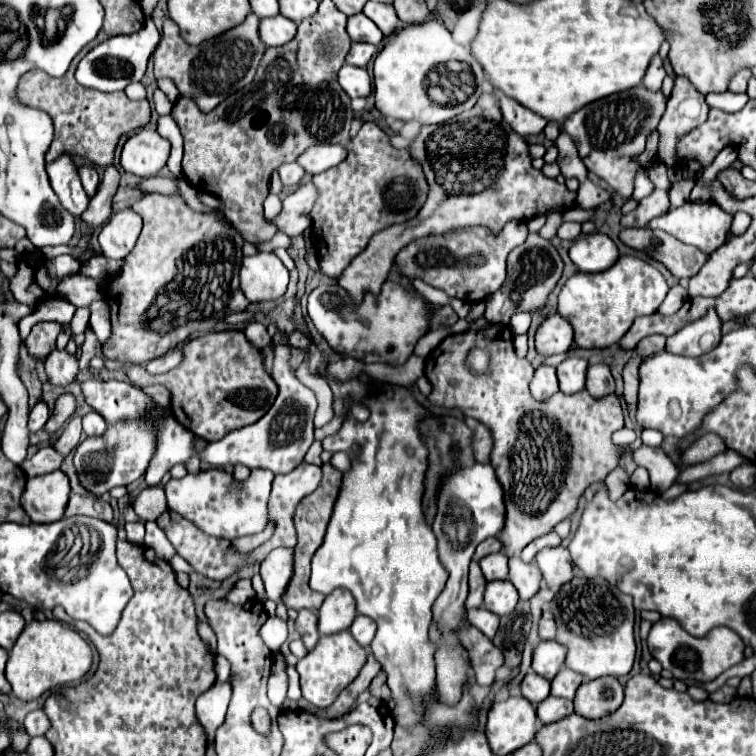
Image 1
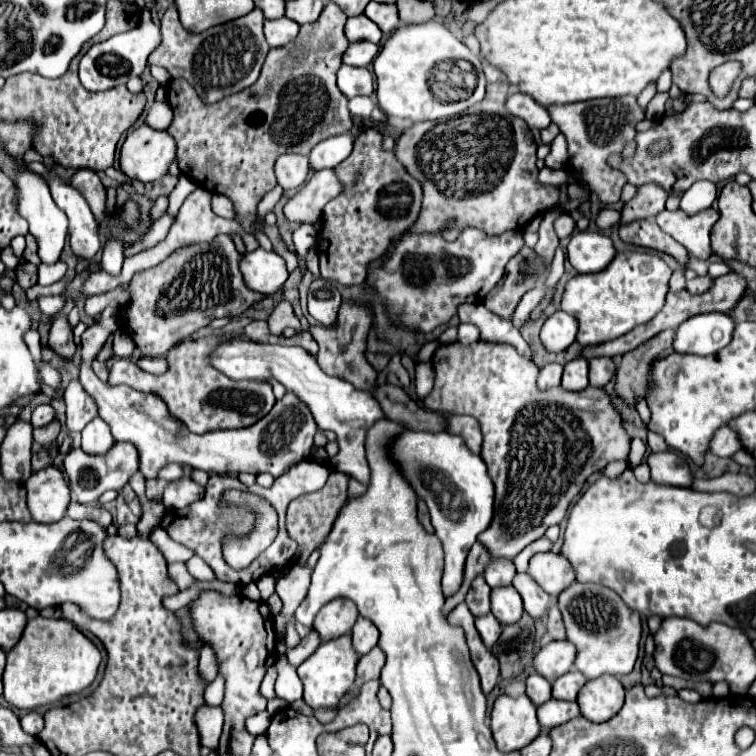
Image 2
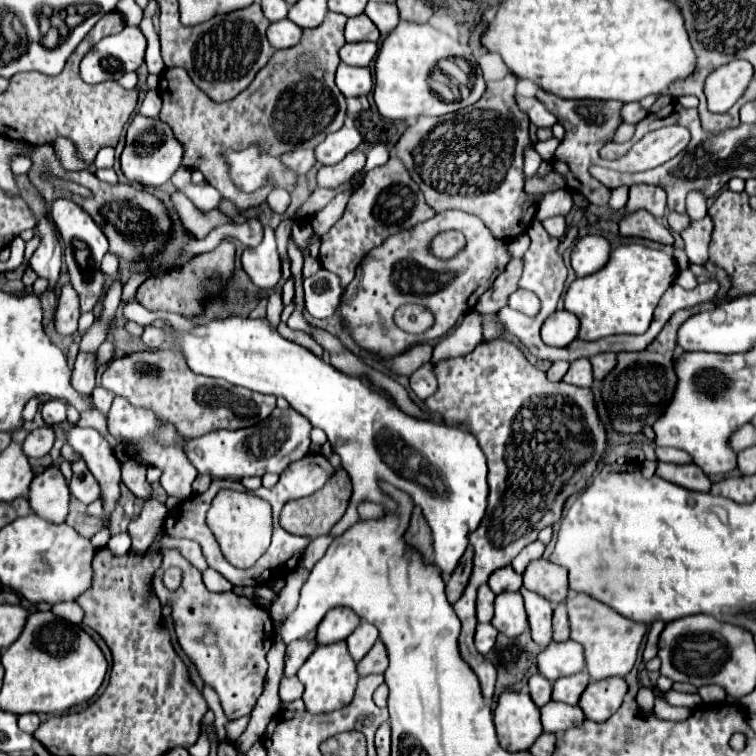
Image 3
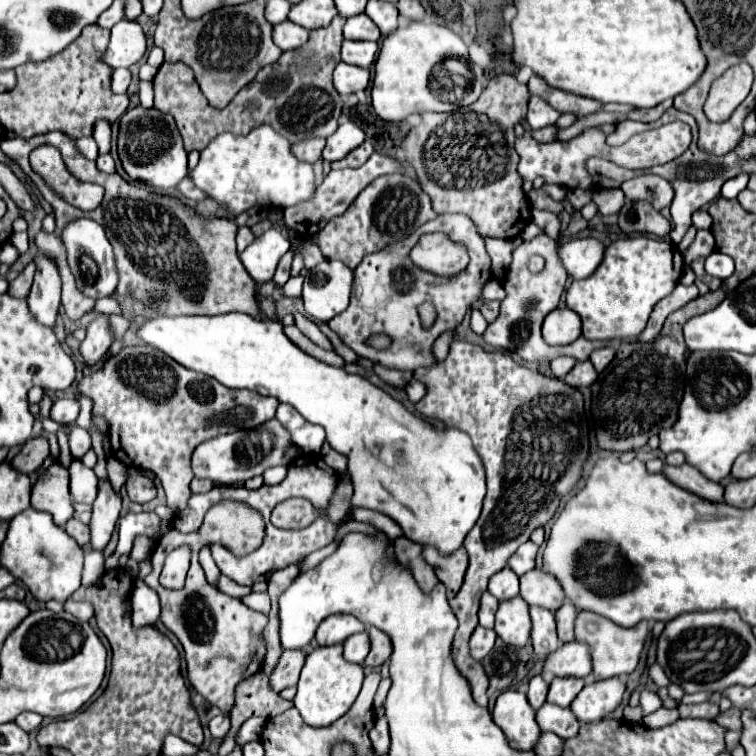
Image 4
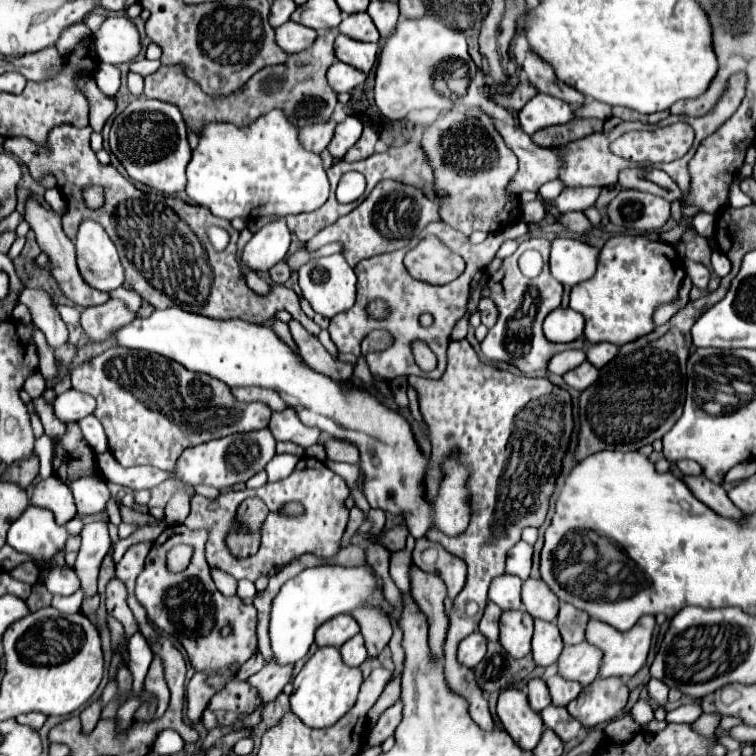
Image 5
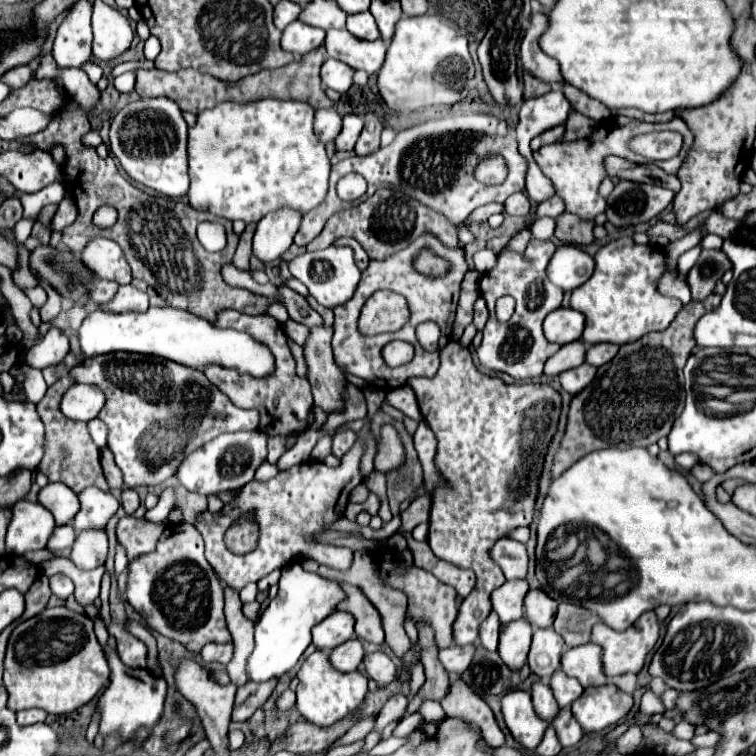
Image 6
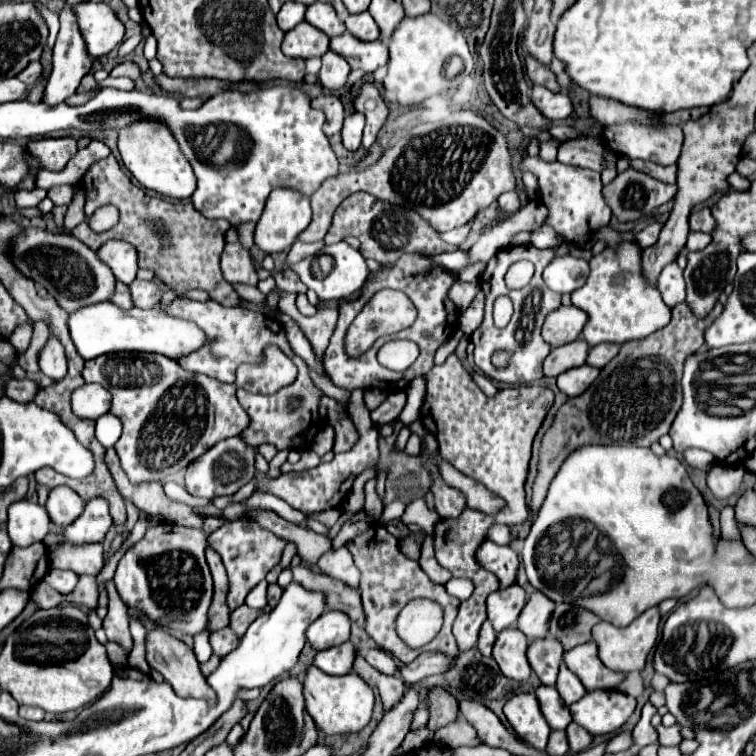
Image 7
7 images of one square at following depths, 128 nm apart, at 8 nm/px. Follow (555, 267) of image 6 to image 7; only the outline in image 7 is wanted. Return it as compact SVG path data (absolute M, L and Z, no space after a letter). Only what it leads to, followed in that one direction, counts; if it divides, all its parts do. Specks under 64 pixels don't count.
M556 256L544 270L544 282L552 292L570 294L586 284L588 260L568 256Z

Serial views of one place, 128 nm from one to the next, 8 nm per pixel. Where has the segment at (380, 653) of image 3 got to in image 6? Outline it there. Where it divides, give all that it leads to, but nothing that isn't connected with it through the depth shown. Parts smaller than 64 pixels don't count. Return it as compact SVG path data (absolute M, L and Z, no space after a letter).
M340 582L340 586L346 592L346 598L336 608L350 612L356 618L356 634L360 638L374 642L374 644L382 644L384 642L384 630L380 624L378 610L362 594L362 590L358 586L352 586L348 582Z

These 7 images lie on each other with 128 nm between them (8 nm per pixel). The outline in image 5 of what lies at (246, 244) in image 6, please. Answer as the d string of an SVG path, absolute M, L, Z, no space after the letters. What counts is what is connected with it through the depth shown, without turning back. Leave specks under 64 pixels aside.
M246 270L244 276L246 276L246 284L248 284L256 294L268 294L268 292L270 292L270 284L268 284L260 274Z

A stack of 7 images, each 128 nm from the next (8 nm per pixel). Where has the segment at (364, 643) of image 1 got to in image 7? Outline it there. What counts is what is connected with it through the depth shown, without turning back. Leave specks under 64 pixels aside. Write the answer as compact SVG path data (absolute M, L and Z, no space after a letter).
M352 642L322 650L314 658L314 666L332 676L344 676L352 670L352 662L356 656L356 646Z

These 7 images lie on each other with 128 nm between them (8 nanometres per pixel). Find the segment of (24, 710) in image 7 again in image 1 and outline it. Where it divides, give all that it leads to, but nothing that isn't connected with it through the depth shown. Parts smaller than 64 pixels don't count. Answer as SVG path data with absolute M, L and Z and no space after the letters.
M34 710L26 716L24 720L24 728L30 736L44 736L46 730L50 728L50 720L42 710Z

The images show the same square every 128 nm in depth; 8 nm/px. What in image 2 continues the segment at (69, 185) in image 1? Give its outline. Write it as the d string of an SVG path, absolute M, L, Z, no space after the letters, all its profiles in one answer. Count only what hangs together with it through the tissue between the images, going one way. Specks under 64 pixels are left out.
M30 162L27 168L49 179L49 188L52 188L52 198L60 210L68 216L68 244L72 252L90 262L102 250L102 236L96 218L90 212L90 206L80 196L78 190L62 182L49 167L40 162Z

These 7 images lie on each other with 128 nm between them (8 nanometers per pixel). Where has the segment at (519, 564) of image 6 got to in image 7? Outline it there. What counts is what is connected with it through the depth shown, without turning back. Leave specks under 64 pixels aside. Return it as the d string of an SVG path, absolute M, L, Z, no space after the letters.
M484 540L476 550L478 564L492 572L502 586L510 586L518 570L518 554L510 546L498 546L490 540Z

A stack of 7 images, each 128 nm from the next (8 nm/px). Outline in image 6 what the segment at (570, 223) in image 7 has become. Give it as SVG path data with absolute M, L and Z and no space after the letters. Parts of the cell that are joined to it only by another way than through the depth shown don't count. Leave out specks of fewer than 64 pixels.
M620 118L620 122L614 126L614 122L604 122L596 128L596 132L592 134L592 138L588 140L576 140L576 142L566 142L566 144L548 144L548 146L542 146L538 152L534 152L534 160L536 164L540 166L542 174L554 184L554 192L556 196L560 196L566 204L566 210L568 214L574 214L582 220L594 220L598 214L602 214L606 210L606 200L598 194L598 189L602 178L604 178L604 168L602 168L602 160L604 156L622 156L622 158L628 158L630 162L636 162L636 164L644 164L644 162L650 162L650 160L644 160L640 154L632 152L628 148L628 142L634 138L634 136L640 136L640 134L646 134L646 132L662 132L662 130L672 130L672 132L680 132L684 136L684 144L682 144L682 150L676 158L672 160L660 160L656 162L656 166L660 166L662 170L670 172L670 174L676 174L676 170L680 168L690 144L692 144L692 134L688 130L688 126L680 120L680 118L674 118L666 124L646 124L646 122L640 122L640 120L634 120L634 118Z

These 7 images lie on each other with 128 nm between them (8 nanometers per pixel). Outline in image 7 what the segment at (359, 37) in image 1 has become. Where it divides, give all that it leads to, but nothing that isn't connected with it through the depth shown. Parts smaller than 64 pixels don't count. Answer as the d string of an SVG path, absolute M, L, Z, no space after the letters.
M360 12L360 14L348 16L344 20L344 24L352 36L356 36L358 40L364 40L364 42L372 42L380 36L380 30L376 28L376 22L372 20L370 12Z

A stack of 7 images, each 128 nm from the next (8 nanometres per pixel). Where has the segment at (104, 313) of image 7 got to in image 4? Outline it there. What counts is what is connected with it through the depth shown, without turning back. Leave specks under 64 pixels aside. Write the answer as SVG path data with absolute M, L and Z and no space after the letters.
M236 312L222 316L160 316L142 324L136 334L144 344L162 350L188 370L216 378L228 388L248 388L262 396L274 396L278 402L294 406L308 422L320 424L326 430L328 444L336 452L348 456L348 472L354 484L352 506L364 506L390 516L400 524L406 538L418 544L432 544L442 554L452 554L462 546L466 534L476 524L486 494L486 482L484 466L472 440L460 430L432 428L362 376L314 360L286 338L282 322L256 320Z

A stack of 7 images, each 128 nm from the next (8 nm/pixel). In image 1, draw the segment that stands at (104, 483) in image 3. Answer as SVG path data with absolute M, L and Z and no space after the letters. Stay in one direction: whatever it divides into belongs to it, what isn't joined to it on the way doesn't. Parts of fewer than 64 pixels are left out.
M88 412L88 414L84 416L82 424L84 424L84 434L86 434L88 438L102 436L102 434L106 432L106 428L108 428L106 422L104 422L104 418L102 418L100 414L96 414L96 412Z

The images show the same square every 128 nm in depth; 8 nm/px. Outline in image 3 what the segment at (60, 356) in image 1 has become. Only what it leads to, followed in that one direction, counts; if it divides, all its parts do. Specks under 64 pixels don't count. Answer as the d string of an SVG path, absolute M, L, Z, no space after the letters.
M70 282L62 284L60 290L60 302L56 310L56 330L60 334L72 336L78 330L78 318L80 318L80 298L78 292L72 288Z

